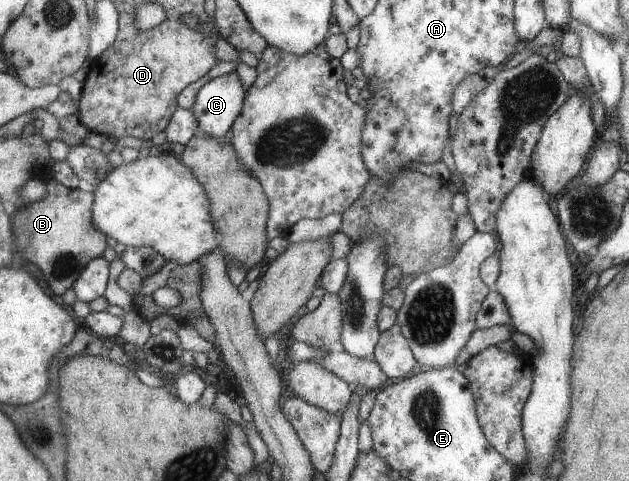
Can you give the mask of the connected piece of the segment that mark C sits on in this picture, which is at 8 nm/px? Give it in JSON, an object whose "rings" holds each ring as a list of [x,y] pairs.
{"rings":[[[235,71],[208,78],[196,92],[190,109],[195,115],[199,133],[225,139],[237,114],[240,114],[246,92]]]}

